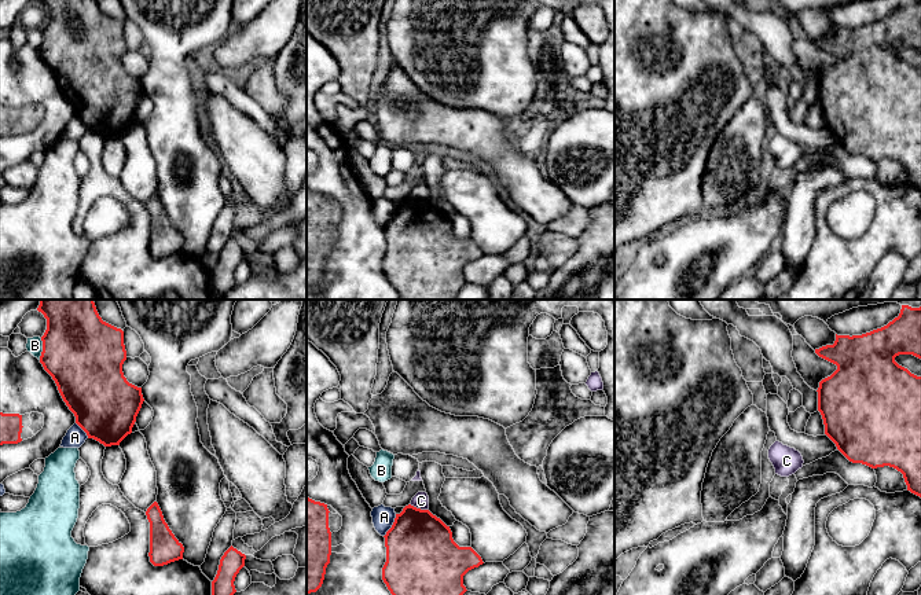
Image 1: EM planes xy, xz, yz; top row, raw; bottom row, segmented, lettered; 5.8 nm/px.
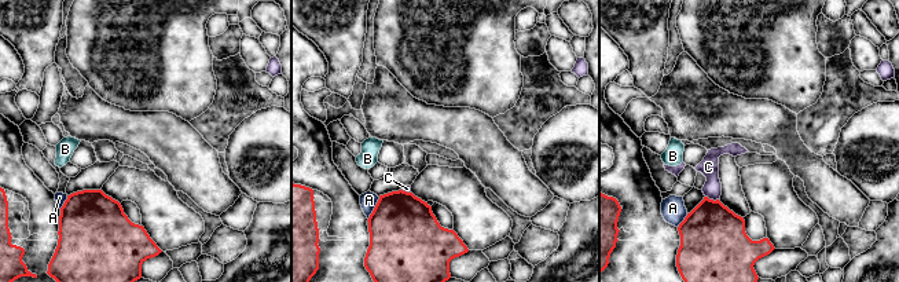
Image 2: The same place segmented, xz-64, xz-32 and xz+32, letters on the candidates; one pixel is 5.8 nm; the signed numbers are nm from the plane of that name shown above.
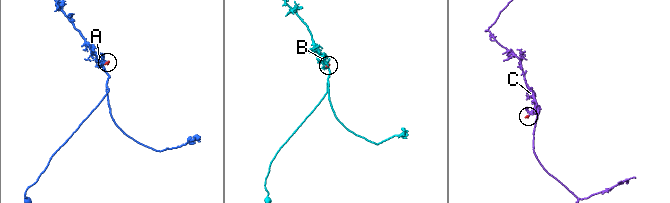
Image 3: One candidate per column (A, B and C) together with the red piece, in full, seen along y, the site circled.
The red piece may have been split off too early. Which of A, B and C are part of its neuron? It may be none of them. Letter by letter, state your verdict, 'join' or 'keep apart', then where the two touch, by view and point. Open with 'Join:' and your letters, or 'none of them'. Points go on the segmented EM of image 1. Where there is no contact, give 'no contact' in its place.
Join: none of them
A: keep apart | xz (392, 525)
B: keep apart | xy (43, 349)
C: keep apart | xz (419, 509)

